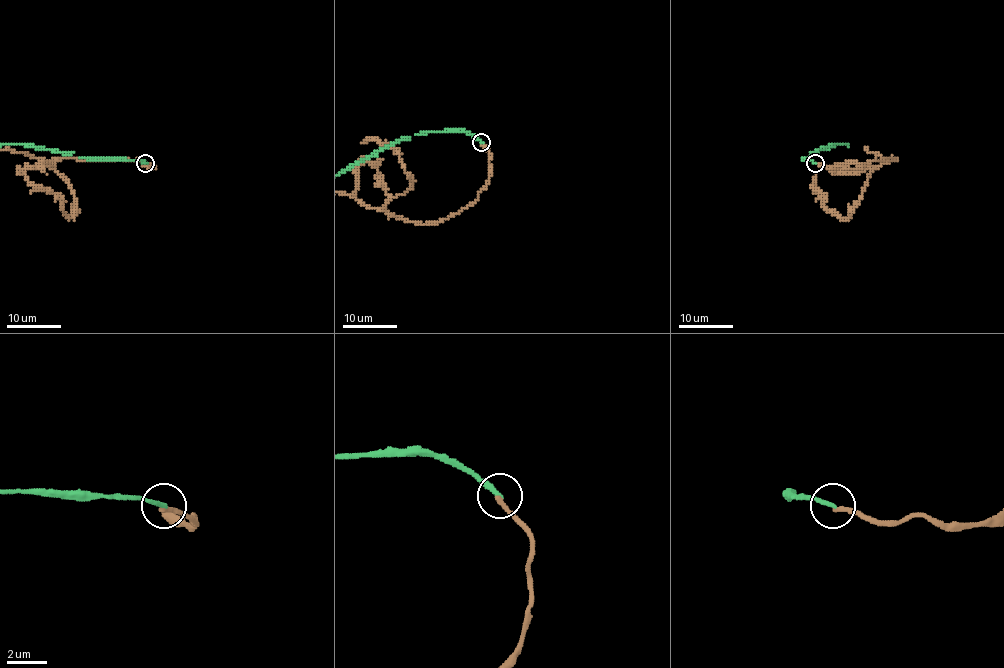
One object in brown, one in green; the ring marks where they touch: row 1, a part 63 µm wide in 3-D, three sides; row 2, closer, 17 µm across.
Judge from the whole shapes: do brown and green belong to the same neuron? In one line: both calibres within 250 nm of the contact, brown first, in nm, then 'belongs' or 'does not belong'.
240/240 nm | does not belong

